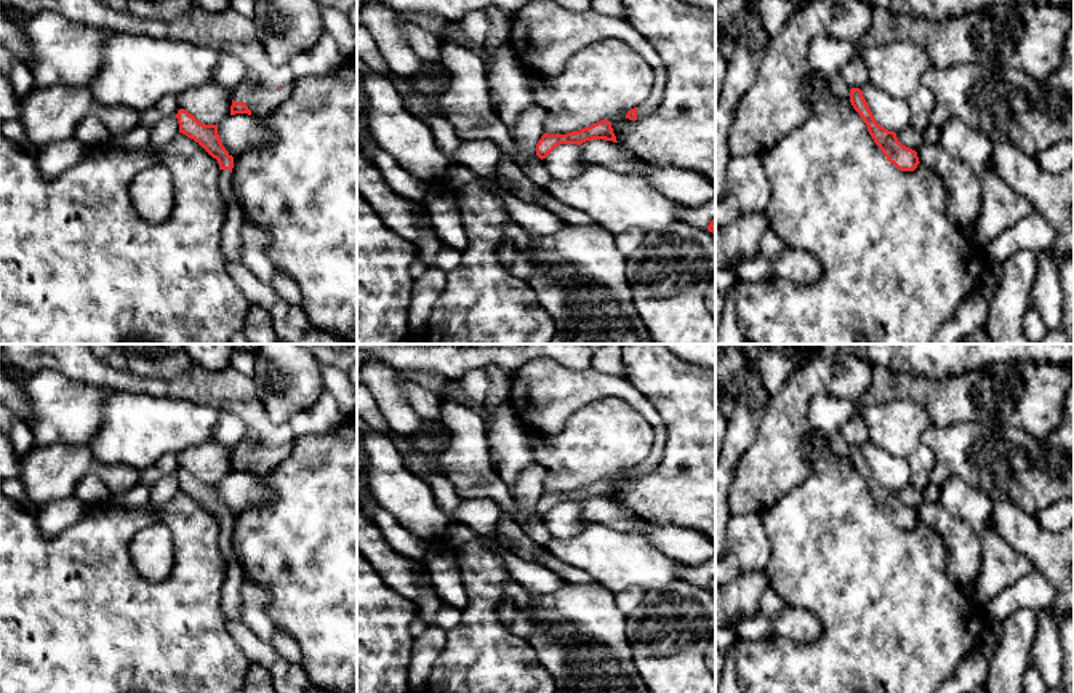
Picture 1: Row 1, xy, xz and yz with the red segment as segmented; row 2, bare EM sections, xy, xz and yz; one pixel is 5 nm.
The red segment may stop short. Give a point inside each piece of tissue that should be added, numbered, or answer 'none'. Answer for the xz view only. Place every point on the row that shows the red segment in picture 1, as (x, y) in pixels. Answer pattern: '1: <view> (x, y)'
1: xz (543, 36)

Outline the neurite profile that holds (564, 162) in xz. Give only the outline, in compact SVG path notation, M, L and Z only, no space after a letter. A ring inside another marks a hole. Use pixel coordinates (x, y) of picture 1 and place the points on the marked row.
M560 144L541 162L554 181L575 179L587 168L578 144Z

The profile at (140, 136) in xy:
M136 126L133 131L120 136L120 138L109 138L106 144L115 144L120 147L144 147L149 144L150 128Z

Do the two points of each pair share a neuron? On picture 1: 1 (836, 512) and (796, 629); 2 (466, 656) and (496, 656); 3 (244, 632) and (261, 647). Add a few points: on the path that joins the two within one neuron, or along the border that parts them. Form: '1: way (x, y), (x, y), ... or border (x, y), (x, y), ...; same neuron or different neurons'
1: border (821, 623), (821, 631), (807, 642), (777, 636); different neurons
2: way (474, 656), (488, 656); same neuron
3: way (248, 637), (256, 645); same neuron

